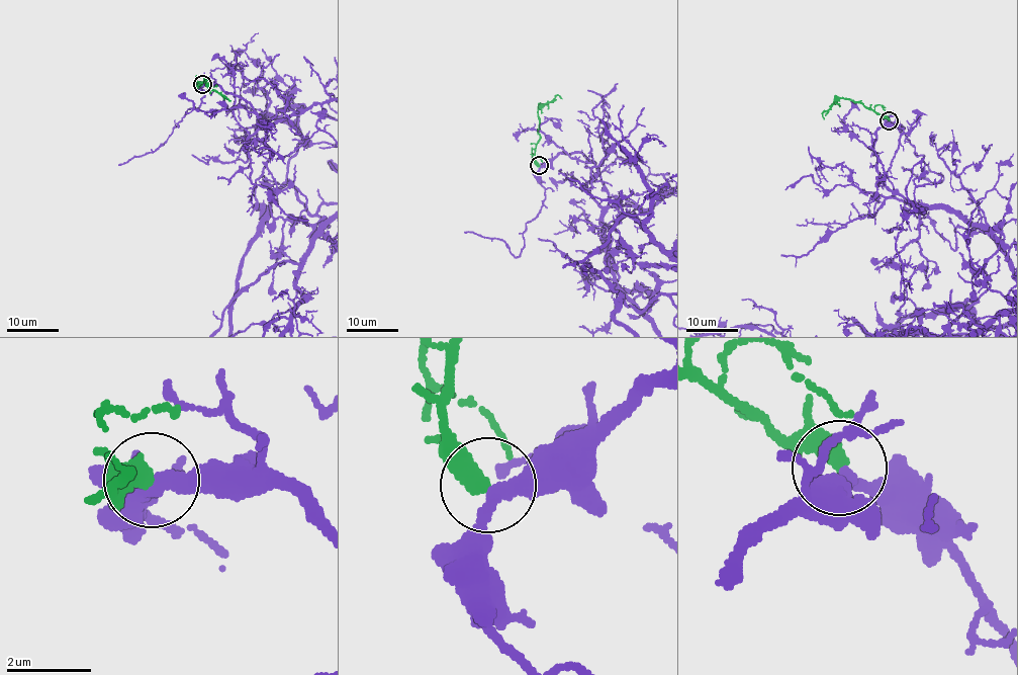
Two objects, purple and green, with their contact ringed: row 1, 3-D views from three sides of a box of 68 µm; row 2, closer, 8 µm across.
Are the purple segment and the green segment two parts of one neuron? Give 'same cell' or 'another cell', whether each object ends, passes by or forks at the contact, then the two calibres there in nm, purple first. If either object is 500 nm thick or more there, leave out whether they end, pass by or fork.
same cell | purple passes by | green ends | 320/480 nm

